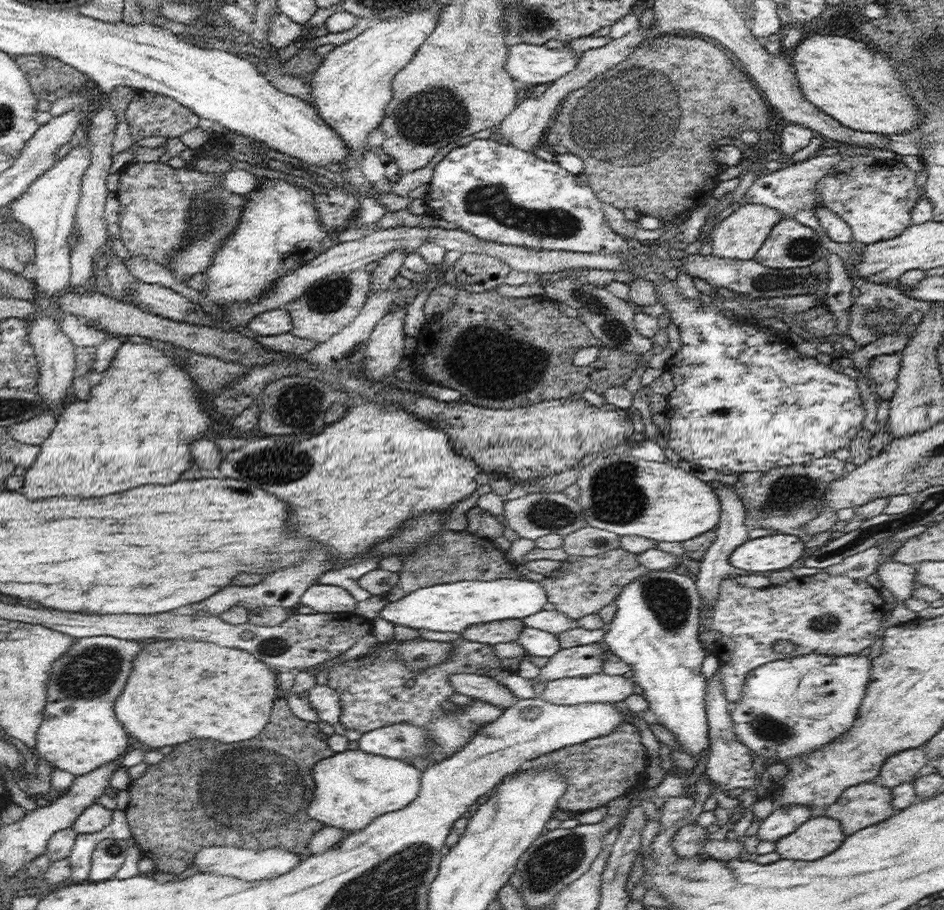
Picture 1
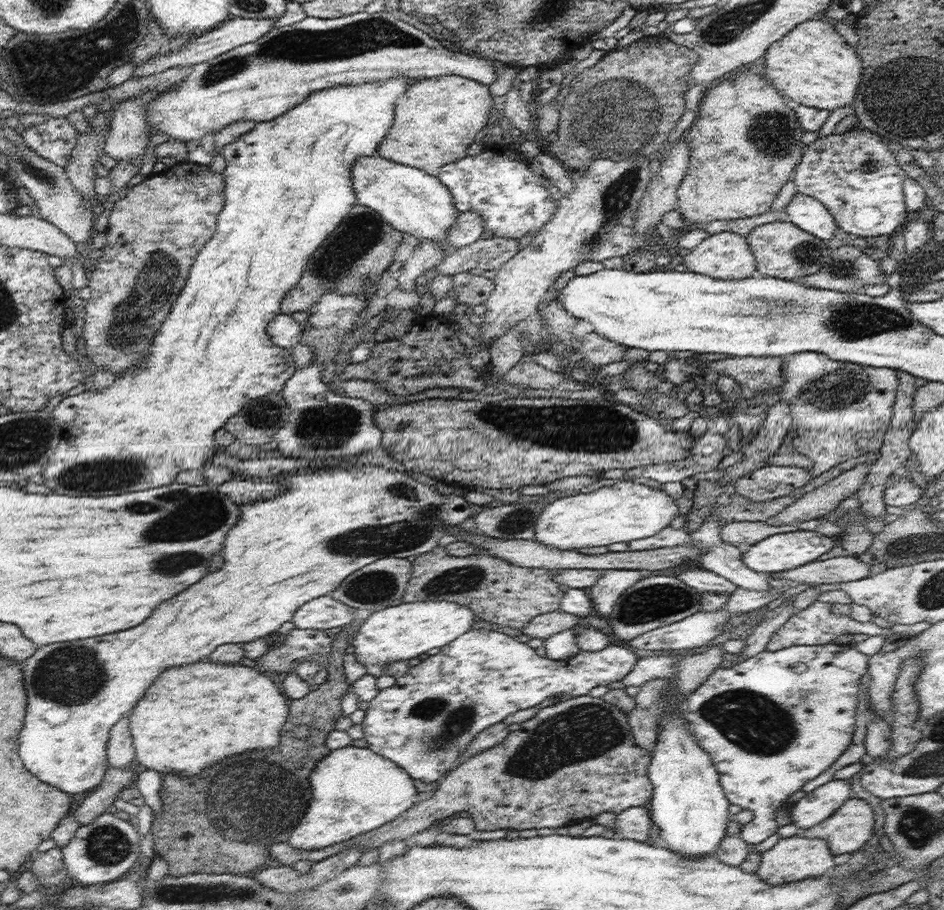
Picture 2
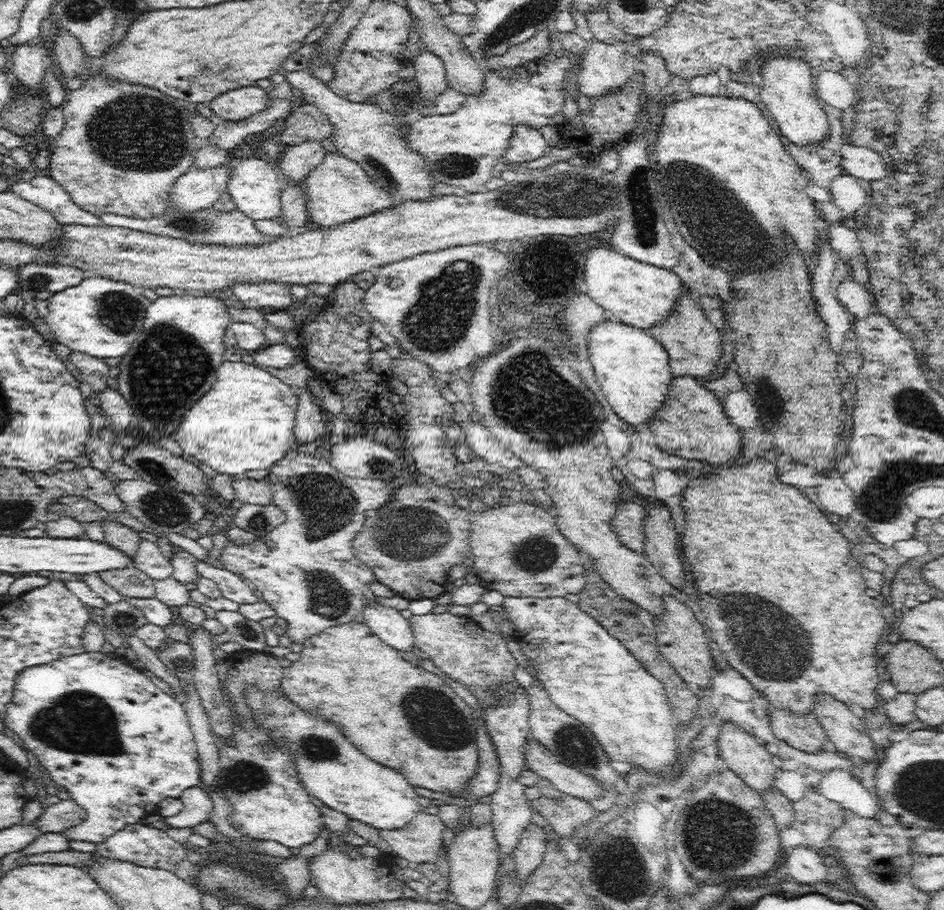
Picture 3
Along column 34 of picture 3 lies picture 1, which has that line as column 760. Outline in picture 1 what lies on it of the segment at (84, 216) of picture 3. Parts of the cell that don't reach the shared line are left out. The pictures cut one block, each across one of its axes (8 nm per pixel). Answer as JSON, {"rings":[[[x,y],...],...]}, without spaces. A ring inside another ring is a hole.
{"rings":[[[841,153],[829,156],[814,155],[801,163],[788,163],[783,169],[778,169],[761,177],[758,176],[745,194],[746,203],[766,205],[780,211],[784,217],[793,217],[801,210],[815,210],[816,202],[814,202],[813,188],[816,188],[820,178],[827,174],[834,165],[838,165],[844,157],[848,157],[848,155]]]}

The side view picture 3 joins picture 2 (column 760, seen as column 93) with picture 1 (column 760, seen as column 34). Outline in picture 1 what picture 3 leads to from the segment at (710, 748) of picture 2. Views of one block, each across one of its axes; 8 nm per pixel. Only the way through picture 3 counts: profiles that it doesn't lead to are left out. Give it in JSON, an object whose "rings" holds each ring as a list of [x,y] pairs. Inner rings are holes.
{"rings":[[[867,652],[844,656],[806,653],[762,664],[749,672],[742,688],[742,698],[732,709],[735,735],[751,750],[753,756],[769,758],[771,762],[782,763],[787,758],[814,752],[852,728],[866,692],[866,684],[870,682],[870,673],[871,660]]]}

